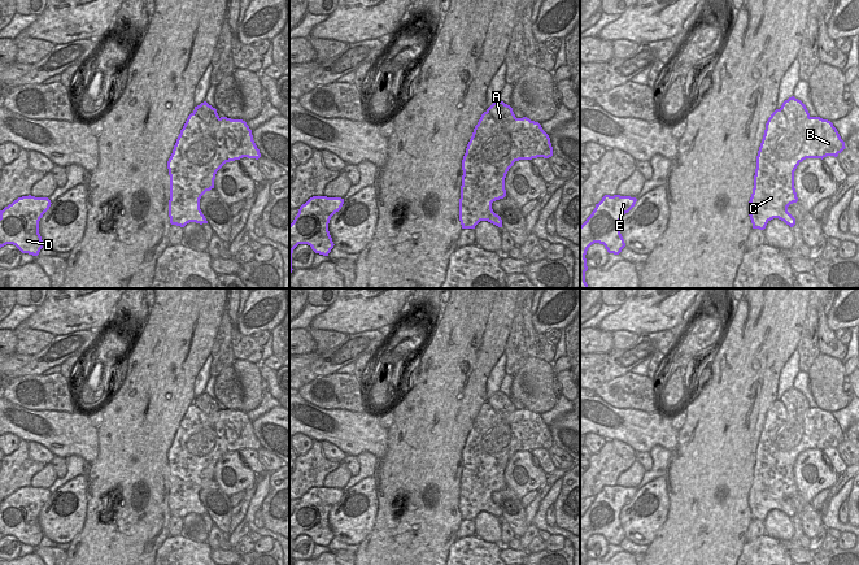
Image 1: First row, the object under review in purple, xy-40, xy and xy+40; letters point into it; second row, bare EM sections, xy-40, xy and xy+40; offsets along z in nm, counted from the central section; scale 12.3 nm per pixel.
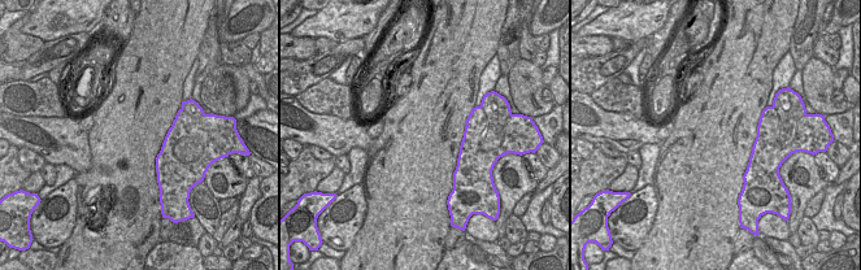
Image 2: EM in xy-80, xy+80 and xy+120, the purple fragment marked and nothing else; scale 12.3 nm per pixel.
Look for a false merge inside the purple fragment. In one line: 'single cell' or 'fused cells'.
fused cells

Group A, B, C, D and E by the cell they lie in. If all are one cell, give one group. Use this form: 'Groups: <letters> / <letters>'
Groups: A / B C D E.

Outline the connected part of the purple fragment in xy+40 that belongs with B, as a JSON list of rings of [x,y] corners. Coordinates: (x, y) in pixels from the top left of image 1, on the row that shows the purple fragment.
[[[776,109],[766,123],[764,135],[756,156],[754,188],[749,201],[753,229],[764,230],[767,223],[779,218],[793,227],[795,218],[788,207],[798,201],[794,188],[794,171],[806,158],[837,157],[846,147],[837,129],[828,119],[810,117],[805,126],[801,152],[792,160],[776,157],[779,140],[788,134],[788,119]]]

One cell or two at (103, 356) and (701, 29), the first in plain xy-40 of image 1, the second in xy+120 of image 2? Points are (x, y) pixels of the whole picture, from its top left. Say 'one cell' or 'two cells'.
one cell

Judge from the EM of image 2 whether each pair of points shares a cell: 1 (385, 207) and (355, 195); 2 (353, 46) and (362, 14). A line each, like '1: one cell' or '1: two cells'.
1: two cells
2: two cells

